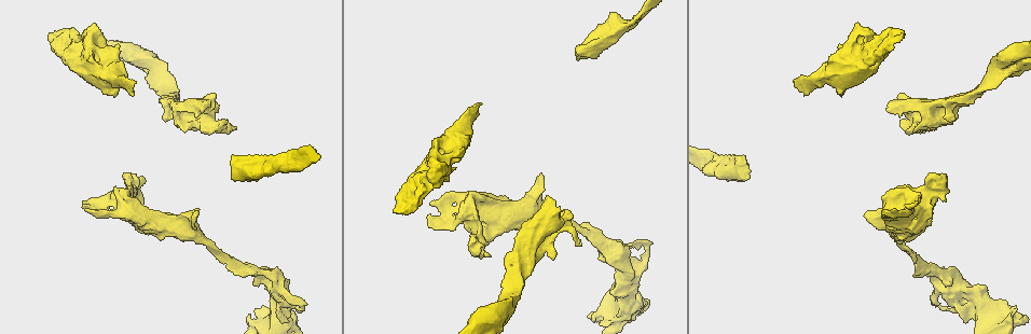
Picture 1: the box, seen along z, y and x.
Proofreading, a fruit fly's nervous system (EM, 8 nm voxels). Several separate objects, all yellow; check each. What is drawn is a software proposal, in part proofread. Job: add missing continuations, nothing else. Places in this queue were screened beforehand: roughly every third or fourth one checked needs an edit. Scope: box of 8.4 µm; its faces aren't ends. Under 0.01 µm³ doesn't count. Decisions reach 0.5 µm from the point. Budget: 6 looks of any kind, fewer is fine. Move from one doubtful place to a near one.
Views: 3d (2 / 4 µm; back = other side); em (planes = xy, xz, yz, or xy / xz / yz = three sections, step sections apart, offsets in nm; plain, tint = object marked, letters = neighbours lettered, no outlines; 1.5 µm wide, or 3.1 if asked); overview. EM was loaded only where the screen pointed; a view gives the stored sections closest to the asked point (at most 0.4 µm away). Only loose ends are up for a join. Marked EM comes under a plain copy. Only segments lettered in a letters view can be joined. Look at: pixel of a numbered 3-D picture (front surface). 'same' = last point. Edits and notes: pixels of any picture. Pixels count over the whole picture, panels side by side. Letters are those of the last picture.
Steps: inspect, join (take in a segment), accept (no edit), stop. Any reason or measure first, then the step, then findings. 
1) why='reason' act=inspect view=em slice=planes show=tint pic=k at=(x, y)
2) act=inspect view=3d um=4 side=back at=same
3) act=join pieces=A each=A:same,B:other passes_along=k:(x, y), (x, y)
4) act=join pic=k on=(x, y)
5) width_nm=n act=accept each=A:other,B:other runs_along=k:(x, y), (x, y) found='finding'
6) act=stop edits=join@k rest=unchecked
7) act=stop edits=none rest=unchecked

why='an open end' act=inspect view=3d um=4 side=back pic=1 at=(539, 174)

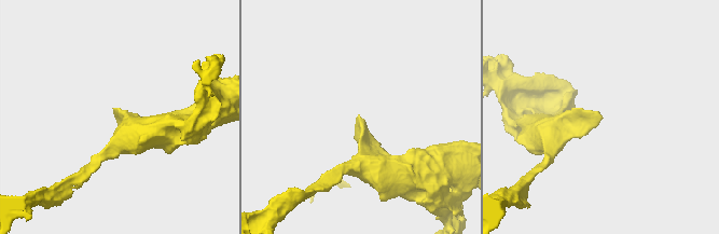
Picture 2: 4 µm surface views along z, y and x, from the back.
act=inspect view=em slice=planes show=letters pic=2 at=(119, 114)

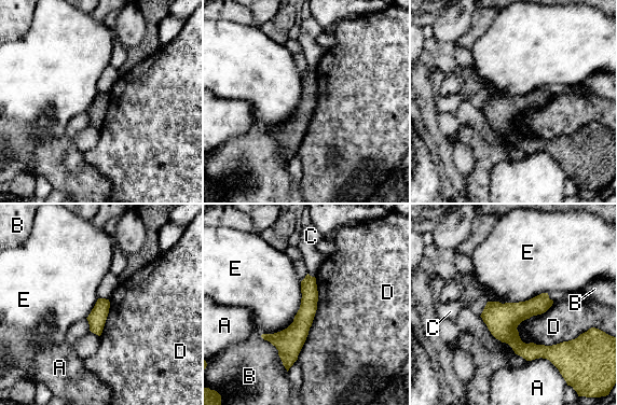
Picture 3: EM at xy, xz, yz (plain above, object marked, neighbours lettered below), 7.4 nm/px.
act=accept each=A:other,B:other,C:other,D:other,E:other runs_along=3:(309, 278), (287, 365) found='none of them fits'

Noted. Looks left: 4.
why='free end' act=inspect view=3d um=4 pic=1 at=(125, 178)

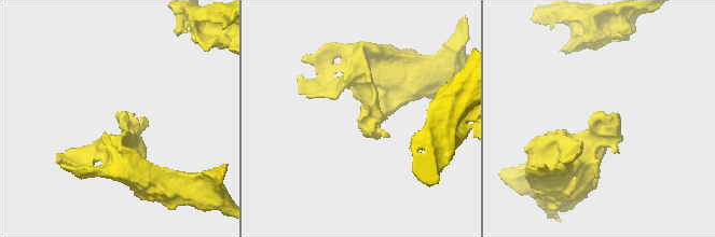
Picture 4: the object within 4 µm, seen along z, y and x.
act=inspect view=em slice=planes show=letters pic=4 at=(361, 108)

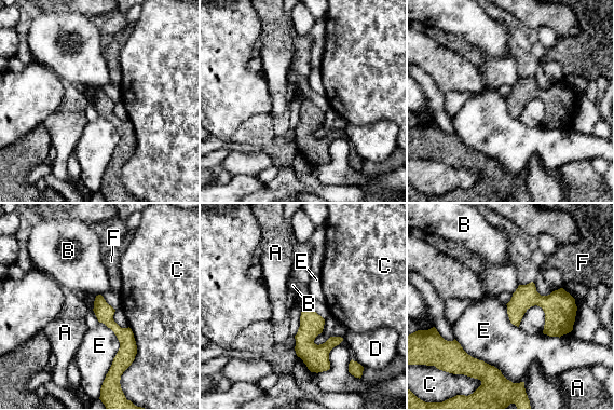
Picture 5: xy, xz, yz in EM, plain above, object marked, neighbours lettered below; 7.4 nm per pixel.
width_nm=140 longest_contact=E:440nm act=accept each=A:other,B:other,C:other,D:other,E:other,F:other found='none of them fits'

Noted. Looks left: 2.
why='stops while still wide' act=inspect view=em slice=planes show=tint pic=1 at=(841, 95)

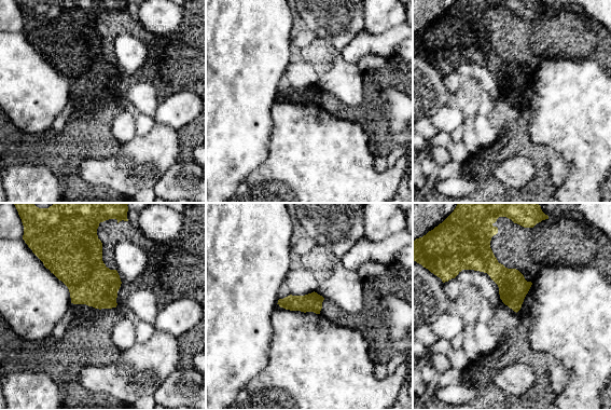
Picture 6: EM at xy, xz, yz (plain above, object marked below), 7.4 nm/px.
act=inspect view=em slice=planes show=letters at=same

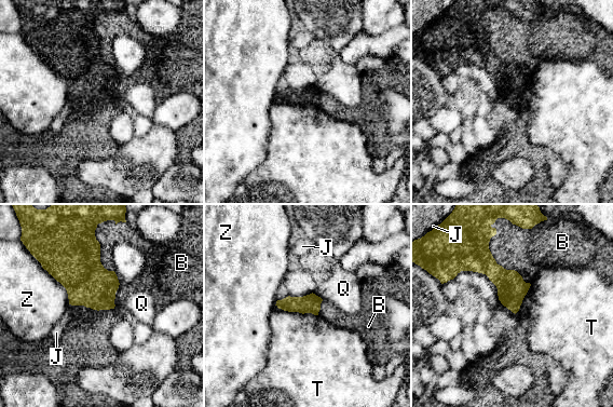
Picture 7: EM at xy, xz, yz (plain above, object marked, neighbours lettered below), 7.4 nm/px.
longest_contact=Z:380nm act=accept each=B:other,J:other,Q:other,T:other,Z:other found='no lettered segment goes on from it'

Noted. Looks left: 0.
act=stop edits=none rest=unchecked

